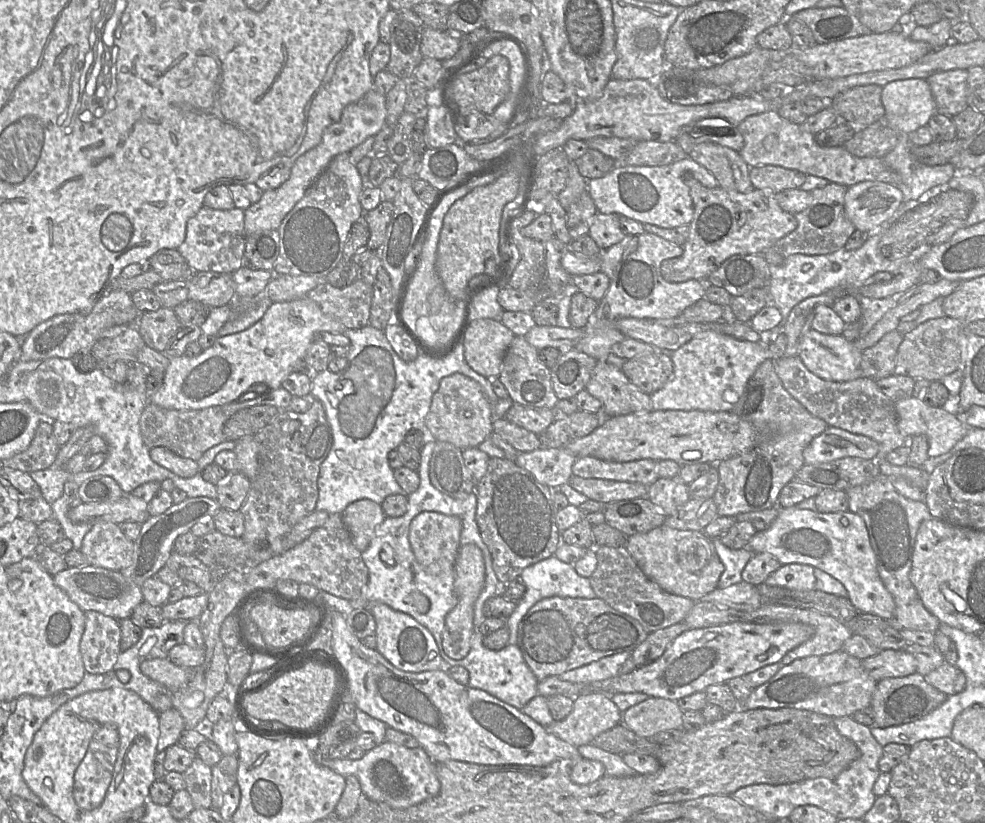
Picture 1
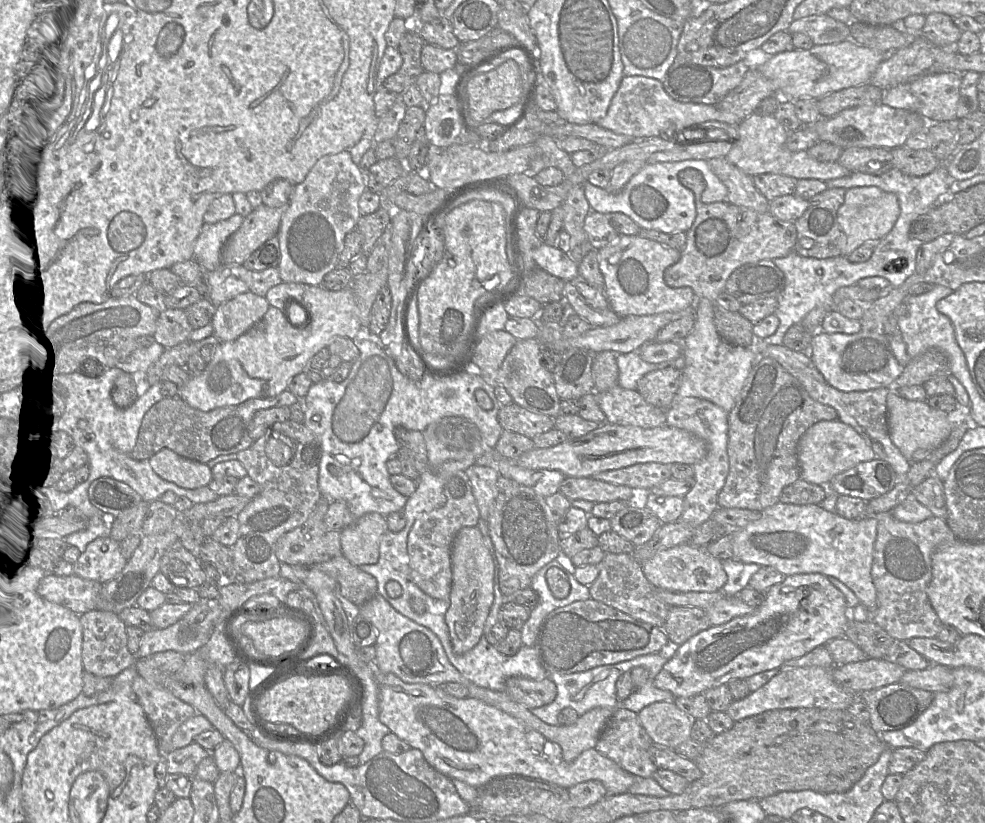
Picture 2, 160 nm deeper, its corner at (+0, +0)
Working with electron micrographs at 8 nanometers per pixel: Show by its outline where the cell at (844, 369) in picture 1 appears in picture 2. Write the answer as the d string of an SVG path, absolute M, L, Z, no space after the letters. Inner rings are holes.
M860 331L856 334L820 333L813 337L809 357L825 380L844 392L892 388L903 366L892 353L883 332Z

